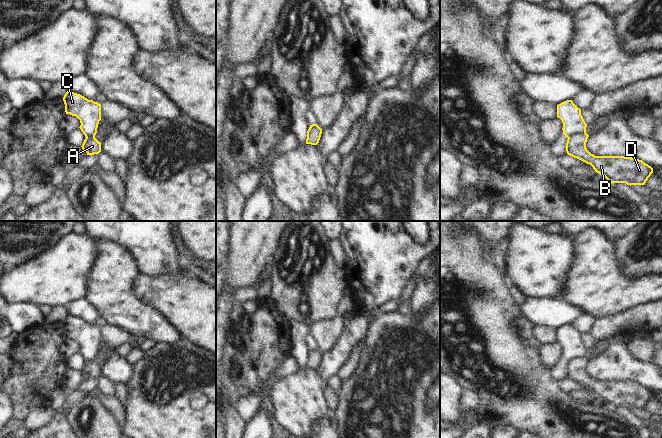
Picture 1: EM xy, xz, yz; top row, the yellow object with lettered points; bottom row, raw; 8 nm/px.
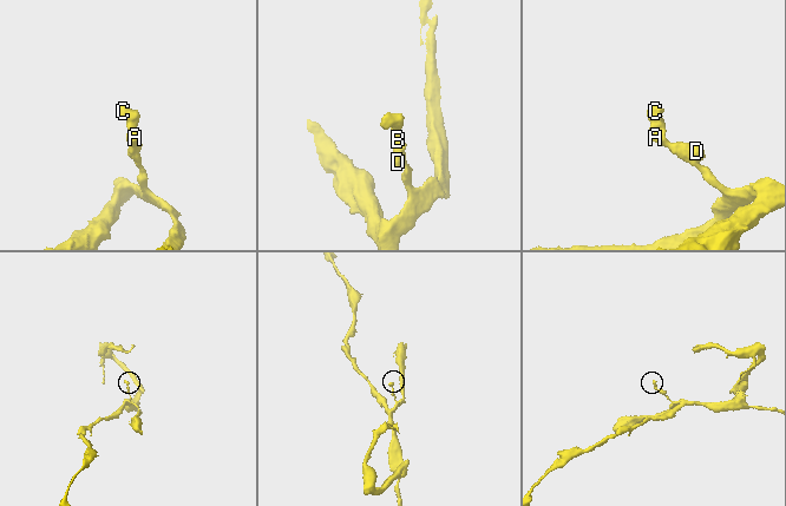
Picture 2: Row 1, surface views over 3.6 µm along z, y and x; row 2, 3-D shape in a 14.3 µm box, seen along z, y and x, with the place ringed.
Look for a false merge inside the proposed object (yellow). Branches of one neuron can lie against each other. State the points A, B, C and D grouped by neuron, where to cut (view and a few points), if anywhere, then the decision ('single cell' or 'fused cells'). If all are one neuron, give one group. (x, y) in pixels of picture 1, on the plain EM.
A B D / C | yz (585, 355), (573, 357), (568, 362) | fused cells

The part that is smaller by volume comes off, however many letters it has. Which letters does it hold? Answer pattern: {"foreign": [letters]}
{"foreign": ["C"]}

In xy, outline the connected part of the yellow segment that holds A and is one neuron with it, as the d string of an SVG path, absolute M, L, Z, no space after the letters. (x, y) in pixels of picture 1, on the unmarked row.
M95 360L85 362L81 371L87 379L98 379L101 376L101 366L99 366Z

